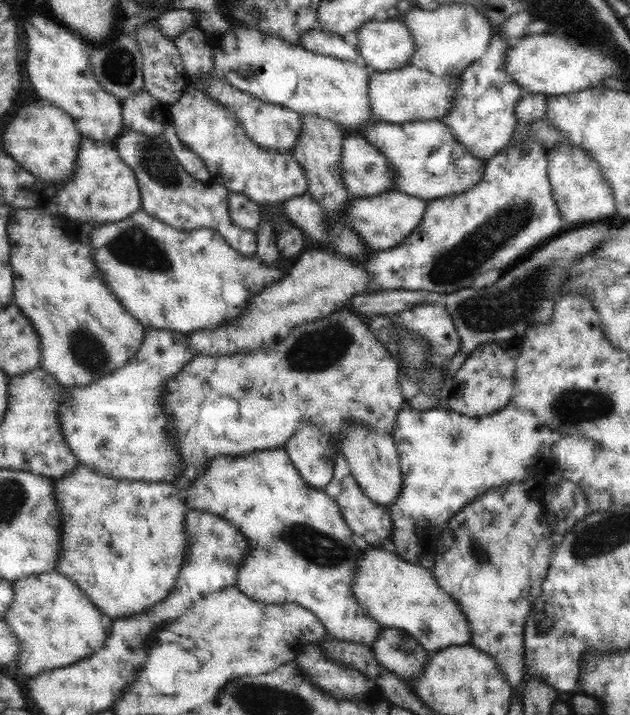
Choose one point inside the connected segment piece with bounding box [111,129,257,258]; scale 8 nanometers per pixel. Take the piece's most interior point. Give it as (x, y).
(168, 193)

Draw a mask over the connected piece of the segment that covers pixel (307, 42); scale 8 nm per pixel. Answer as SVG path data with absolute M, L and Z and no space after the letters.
M319 27L303 32L299 44L302 48L316 54L333 56L346 61L360 61L356 46L347 44L341 35L326 32Z

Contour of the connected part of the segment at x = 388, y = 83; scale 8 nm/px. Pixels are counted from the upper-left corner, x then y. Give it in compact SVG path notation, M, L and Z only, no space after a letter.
M412 64L387 72L369 71L368 94L376 122L403 123L444 118L452 108L459 79L436 76Z

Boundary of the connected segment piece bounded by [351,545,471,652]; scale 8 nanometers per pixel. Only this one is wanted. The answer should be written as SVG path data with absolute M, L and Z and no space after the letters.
M367 546L361 550L359 568L351 586L357 603L370 618L379 622L383 628L405 630L415 641L429 652L435 652L452 645L464 645L471 642L471 626L464 616L460 605L446 594L433 577L432 570L420 564L412 564L400 558L389 546Z

